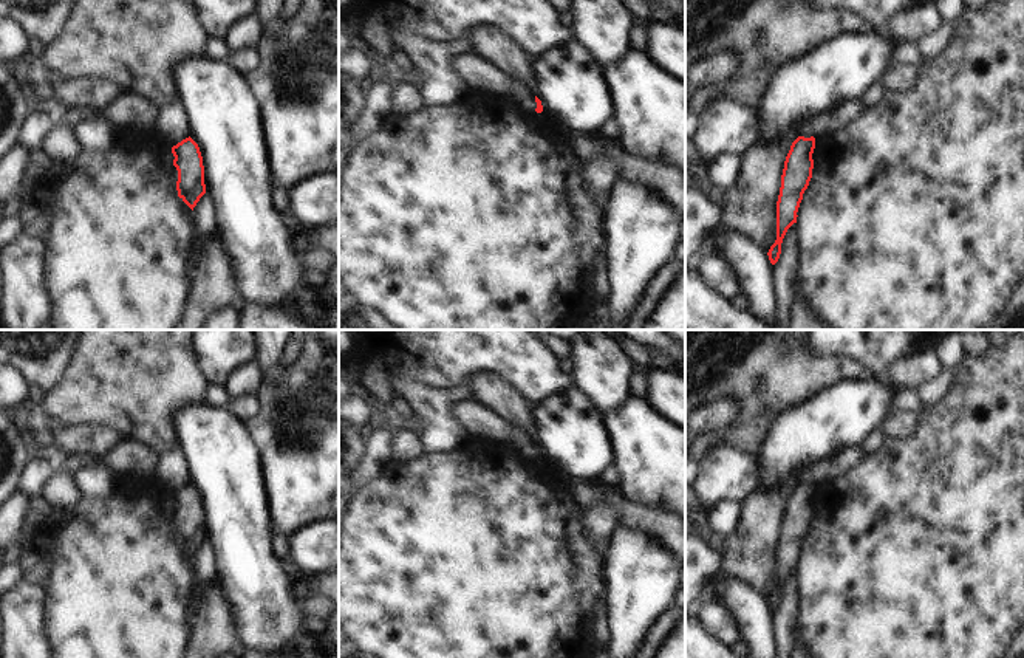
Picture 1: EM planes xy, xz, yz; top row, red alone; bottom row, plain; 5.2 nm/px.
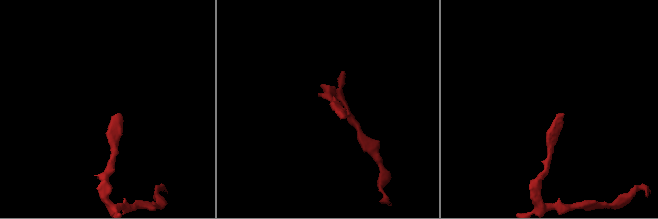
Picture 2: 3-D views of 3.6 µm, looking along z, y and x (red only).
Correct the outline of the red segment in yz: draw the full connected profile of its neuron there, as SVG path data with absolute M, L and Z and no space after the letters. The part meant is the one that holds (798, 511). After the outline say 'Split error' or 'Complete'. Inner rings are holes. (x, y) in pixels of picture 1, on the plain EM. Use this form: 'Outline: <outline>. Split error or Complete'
Outline: M798 483L786 503L781 522L781 534L777 548L777 587L770 593L767 602L775 612L781 601L781 590L787 576L797 570L797 559L803 547L803 540L812 525L815 485Z. Complete

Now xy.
Outline: M189 483L172 494L173 512L178 517L178 543L193 557L206 540L204 512L198 491Z. Complete

